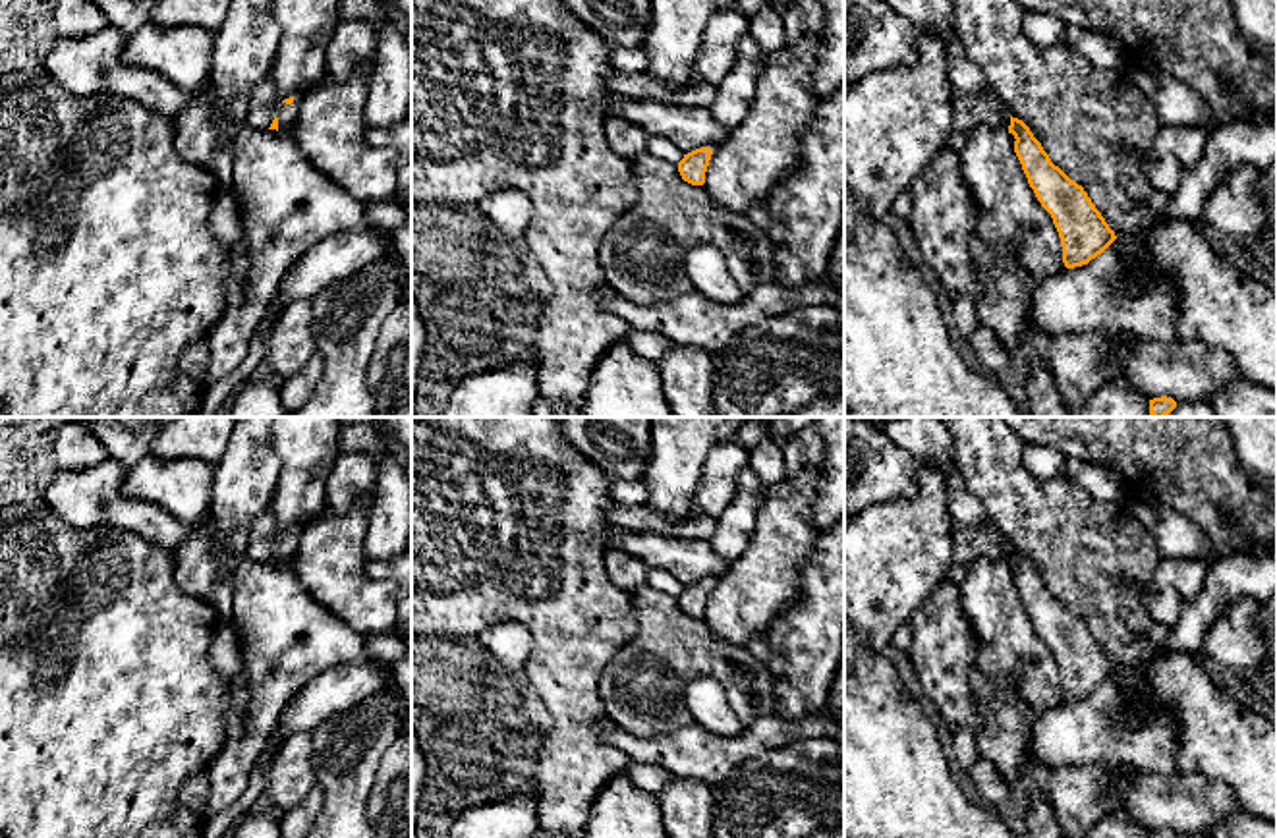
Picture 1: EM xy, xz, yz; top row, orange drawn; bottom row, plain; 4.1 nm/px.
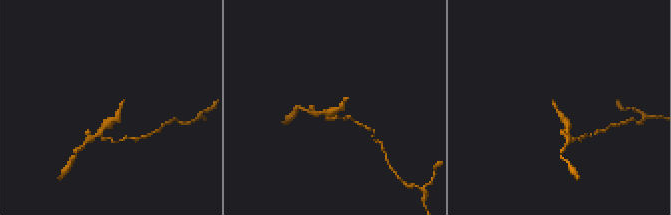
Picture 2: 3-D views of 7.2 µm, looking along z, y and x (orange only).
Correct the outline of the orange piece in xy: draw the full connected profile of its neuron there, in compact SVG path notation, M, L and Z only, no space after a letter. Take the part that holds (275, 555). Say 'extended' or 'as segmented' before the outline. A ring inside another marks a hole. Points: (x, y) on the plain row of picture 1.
extended | M309 517L309 519L303 519L299 521L294 529L286 531L286 533L276 533L276 539L274 539L274 552L270 556L269 562L276 562L280 566L290 566L292 564L292 558L296 554L296 543L301 535L301 531L305 529L305 525L309 521L313 521L315 517Z

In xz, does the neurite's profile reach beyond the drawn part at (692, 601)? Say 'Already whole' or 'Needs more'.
Already whole

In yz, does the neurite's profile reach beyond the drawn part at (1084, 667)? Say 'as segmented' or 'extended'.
as segmented

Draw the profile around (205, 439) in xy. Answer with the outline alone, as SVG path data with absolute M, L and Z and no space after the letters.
M176 417L153 442L151 454L164 460L199 460L216 465L238 417Z

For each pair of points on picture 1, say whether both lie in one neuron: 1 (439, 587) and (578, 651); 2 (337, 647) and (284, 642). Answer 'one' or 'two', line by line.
1: one
2: one

